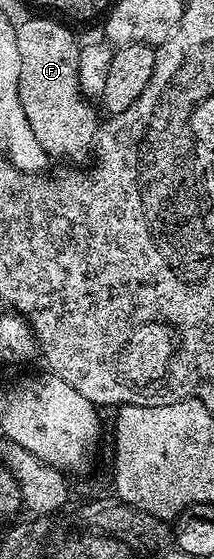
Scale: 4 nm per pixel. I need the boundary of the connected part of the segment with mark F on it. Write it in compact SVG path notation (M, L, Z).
M31 17L16 26L19 103L23 103L23 115L27 115L27 123L31 123L31 131L35 131L35 139L39 139L46 153L77 153L84 145L86 148L95 136L95 120L77 102L79 41L73 38L68 24L60 20L48 21L45 17Z

